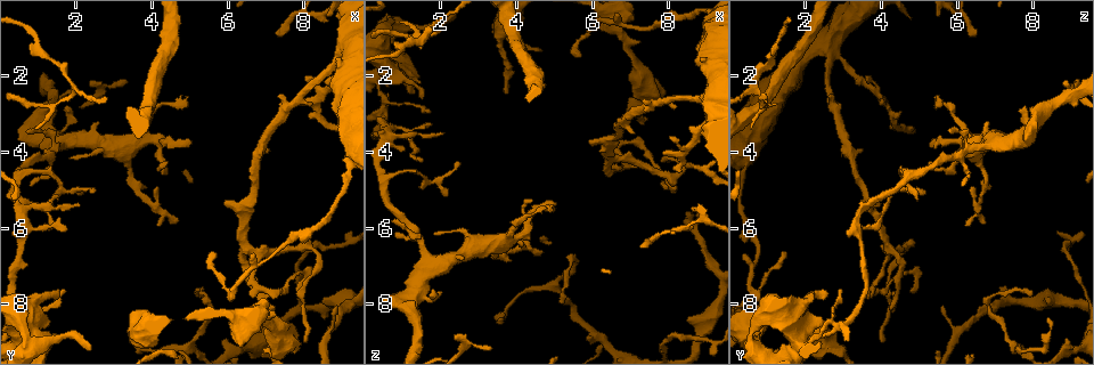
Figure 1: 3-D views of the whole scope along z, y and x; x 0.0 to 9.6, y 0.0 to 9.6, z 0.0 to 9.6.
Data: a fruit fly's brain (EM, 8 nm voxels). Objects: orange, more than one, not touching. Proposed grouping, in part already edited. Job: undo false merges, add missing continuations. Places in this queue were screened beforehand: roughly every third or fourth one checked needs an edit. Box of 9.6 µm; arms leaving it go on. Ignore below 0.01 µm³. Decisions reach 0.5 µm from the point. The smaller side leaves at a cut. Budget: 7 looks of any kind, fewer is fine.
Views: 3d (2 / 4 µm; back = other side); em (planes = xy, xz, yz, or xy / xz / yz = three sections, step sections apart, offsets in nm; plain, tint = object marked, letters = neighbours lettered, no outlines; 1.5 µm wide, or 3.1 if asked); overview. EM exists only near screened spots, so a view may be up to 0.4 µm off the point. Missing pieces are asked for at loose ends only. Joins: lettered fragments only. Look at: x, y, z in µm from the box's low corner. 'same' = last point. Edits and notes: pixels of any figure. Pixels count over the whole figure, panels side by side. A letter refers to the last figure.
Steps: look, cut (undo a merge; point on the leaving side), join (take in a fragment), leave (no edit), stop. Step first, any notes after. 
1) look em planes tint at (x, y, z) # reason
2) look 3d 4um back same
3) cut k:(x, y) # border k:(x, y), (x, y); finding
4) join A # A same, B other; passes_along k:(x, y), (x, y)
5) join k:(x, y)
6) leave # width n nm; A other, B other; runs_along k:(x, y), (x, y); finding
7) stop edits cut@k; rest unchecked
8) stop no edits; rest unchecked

look em planes tint at (8.70, 2.25, 1.75) # touches itself

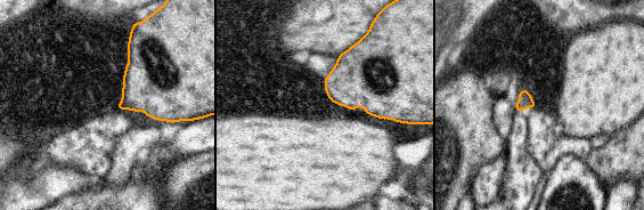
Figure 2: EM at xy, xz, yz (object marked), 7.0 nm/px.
look em planes letters same # see the neighbours

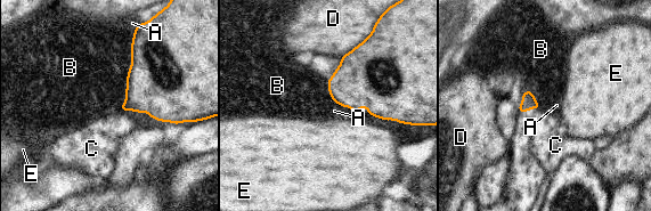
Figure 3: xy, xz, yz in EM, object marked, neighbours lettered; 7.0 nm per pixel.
leave # longest_contact D 240 nm; A other, B other, C other, D other, E other; border 3:(135, 30), (129, 56); continuous, no second neuron

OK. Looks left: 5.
look em xz step 4 letters at (2.45, 5.00, 4.30) # an open end

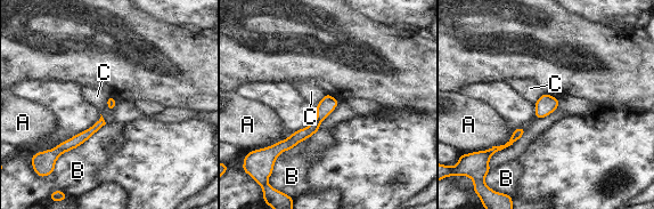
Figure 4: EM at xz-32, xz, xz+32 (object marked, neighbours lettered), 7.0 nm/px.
look em planes letters same

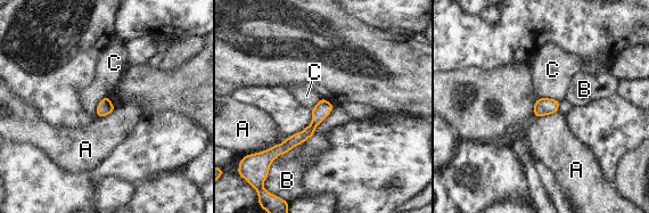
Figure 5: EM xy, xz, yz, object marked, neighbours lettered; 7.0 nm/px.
leave # A other, B other, C other; runs_along 5:(329, 106), (303, 136), (272, 149); none of them fits

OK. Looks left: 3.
look 3d 2um at (1.30, 4.15, 6.00) # three-way junction

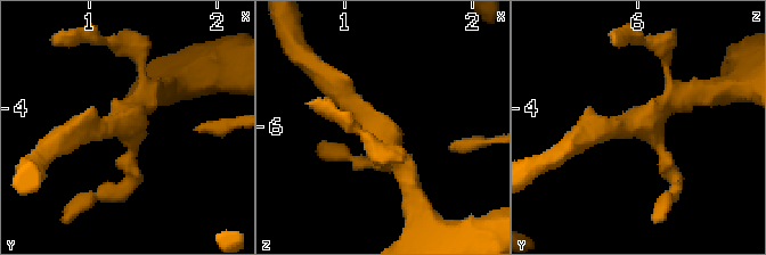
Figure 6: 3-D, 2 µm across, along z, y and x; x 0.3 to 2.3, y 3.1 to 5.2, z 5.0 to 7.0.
look em planes letters at (1.32, 4.08, 6.06) # now the EM

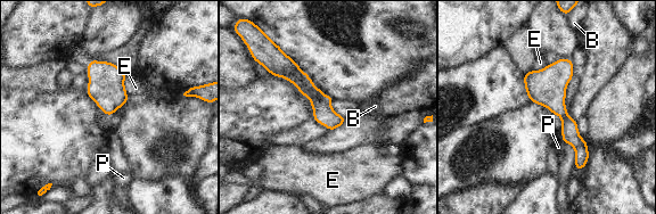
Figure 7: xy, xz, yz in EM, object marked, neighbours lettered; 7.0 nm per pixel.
leave # B other, E other, P other; border 7:(126, 75), (124, 89), (130, 98); continuous, no second neuron

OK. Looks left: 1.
stop no edits; rest unchecked

